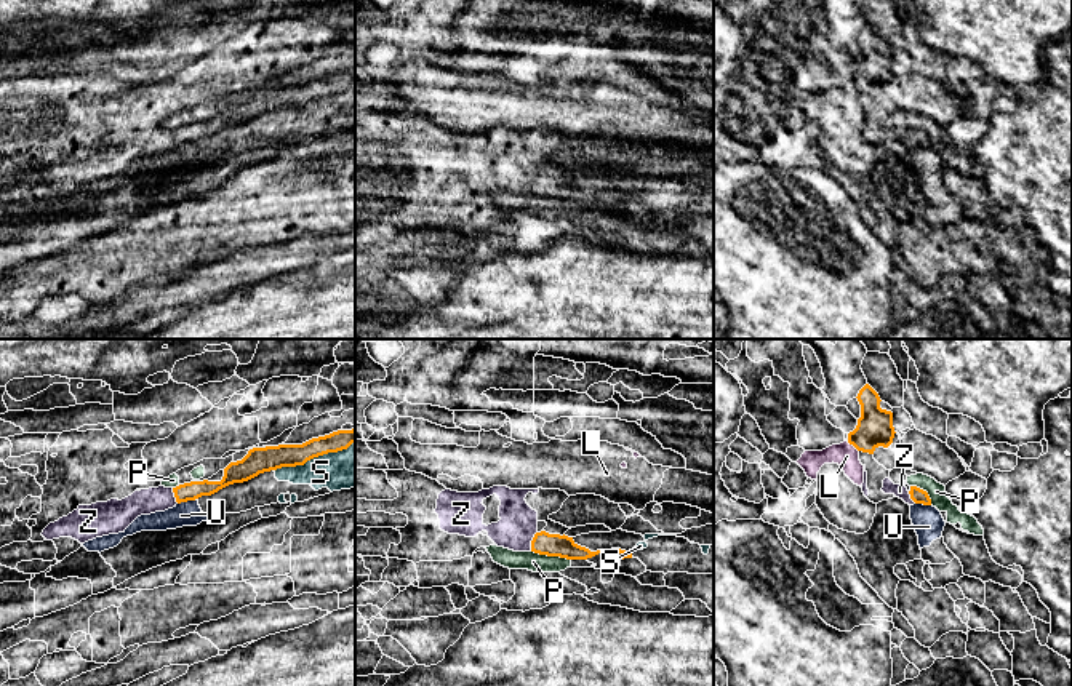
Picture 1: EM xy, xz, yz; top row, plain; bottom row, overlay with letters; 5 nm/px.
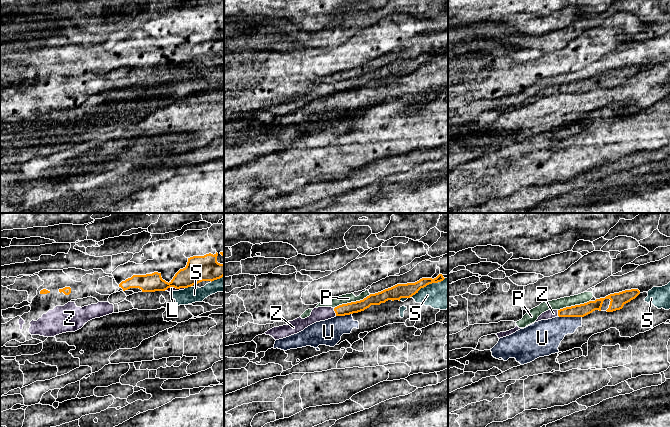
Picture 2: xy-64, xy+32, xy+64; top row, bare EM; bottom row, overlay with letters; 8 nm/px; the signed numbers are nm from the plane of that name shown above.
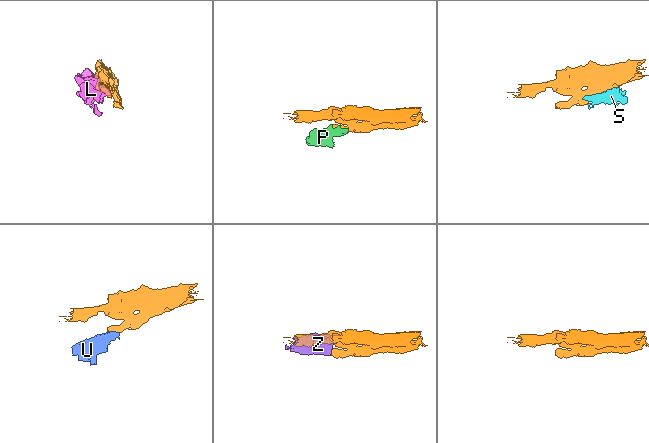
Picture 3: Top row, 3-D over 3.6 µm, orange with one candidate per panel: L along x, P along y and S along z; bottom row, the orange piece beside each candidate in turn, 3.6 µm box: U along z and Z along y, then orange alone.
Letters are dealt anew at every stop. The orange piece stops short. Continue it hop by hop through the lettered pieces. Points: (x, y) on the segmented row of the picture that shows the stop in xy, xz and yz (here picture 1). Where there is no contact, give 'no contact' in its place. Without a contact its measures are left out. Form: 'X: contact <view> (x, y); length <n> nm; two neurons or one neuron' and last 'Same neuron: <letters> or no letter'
L: contact yz (853, 445); length 80 nm; two neurons
P: contact xz (551, 555); length 200 nm; two neurons
S: contact xy (314, 456); length 440 nm; two neurons
U: contact xy (186, 501); length 100 nm; two neurons
Z: contact xz (532, 541); length 110 nm; one neuron
Same neuron: Z

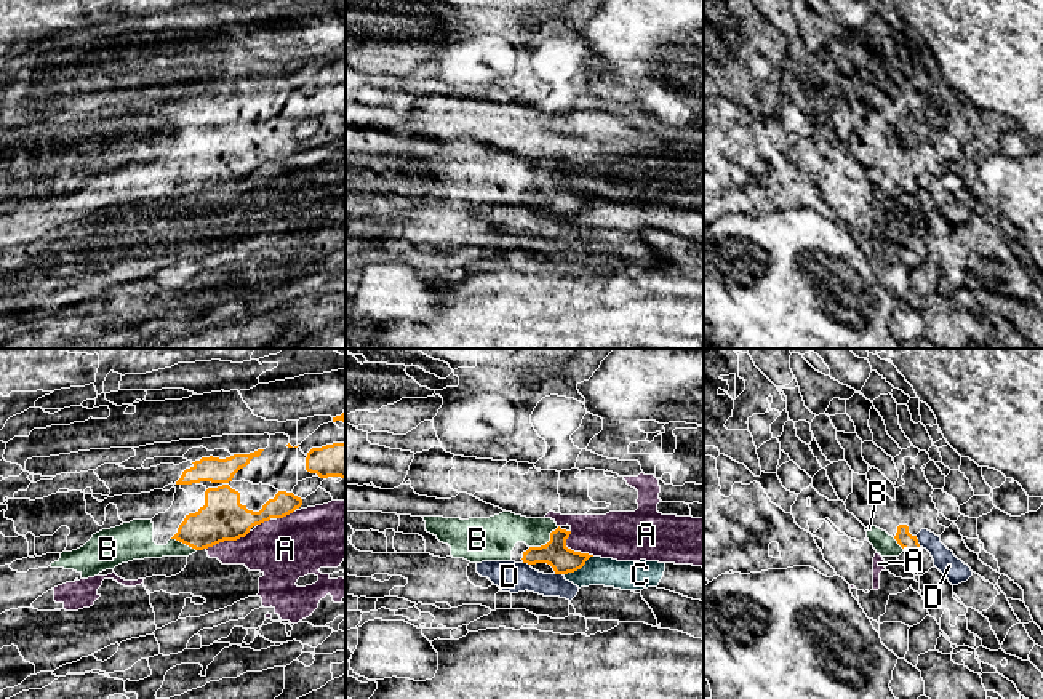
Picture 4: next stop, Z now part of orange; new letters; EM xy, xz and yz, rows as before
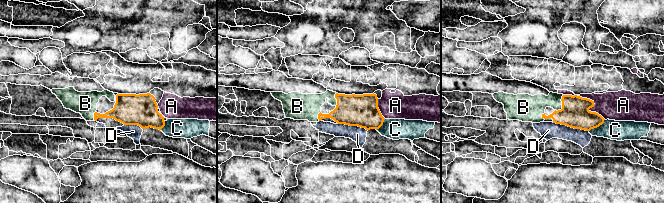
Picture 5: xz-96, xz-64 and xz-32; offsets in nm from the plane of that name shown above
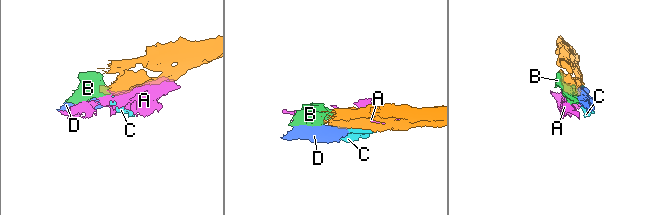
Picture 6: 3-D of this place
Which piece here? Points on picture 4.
A: contact xy (227, 539); length 240 nm; two neurons
B: contact xz (547, 543); length 190 nm; one neuron
C: contact xz (578, 568); length 180 nm; two neurons
D: contact yz (917, 541); length 60 nm; two neurons
Same neuron: B

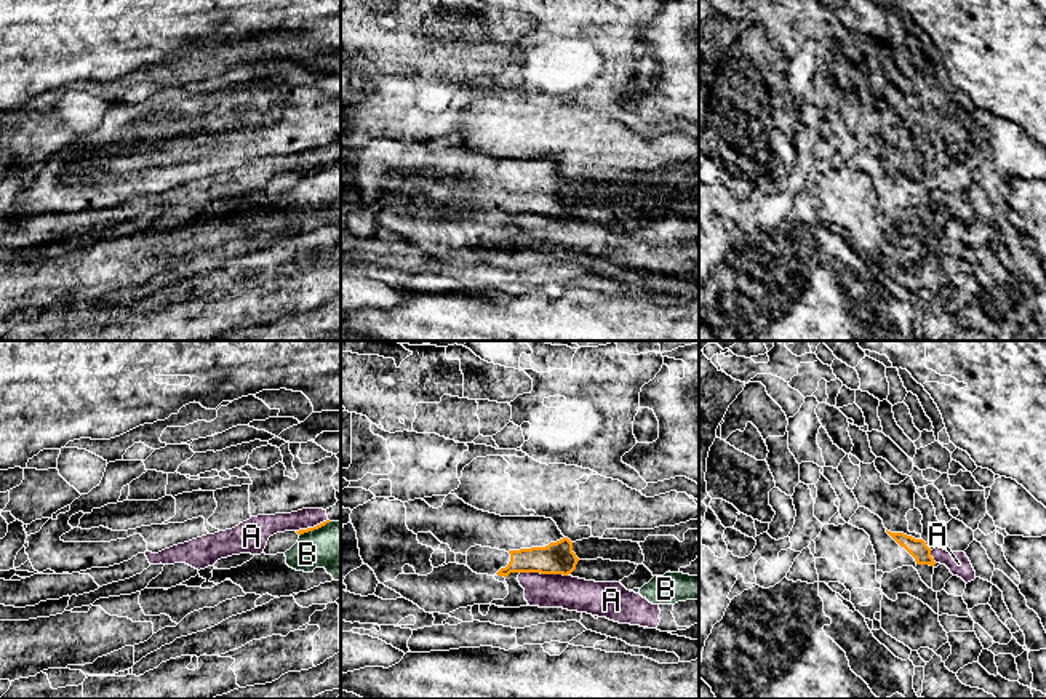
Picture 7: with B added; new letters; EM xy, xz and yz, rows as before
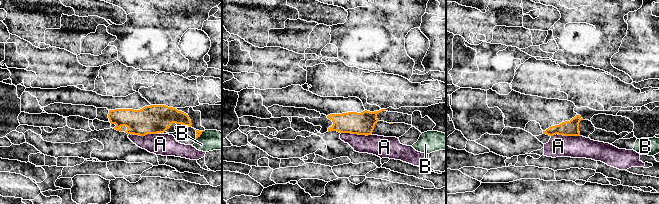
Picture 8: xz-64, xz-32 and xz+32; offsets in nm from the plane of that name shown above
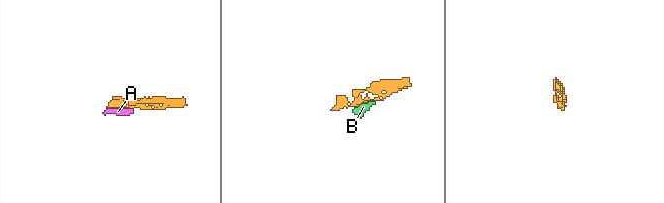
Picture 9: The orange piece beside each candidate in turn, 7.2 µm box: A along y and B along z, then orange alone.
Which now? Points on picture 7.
A: contact xz (544, 573); length 240 nm; two neurons
B: contact xy (314, 528); length 180 nm; two neurons
Same neuron: no letter

